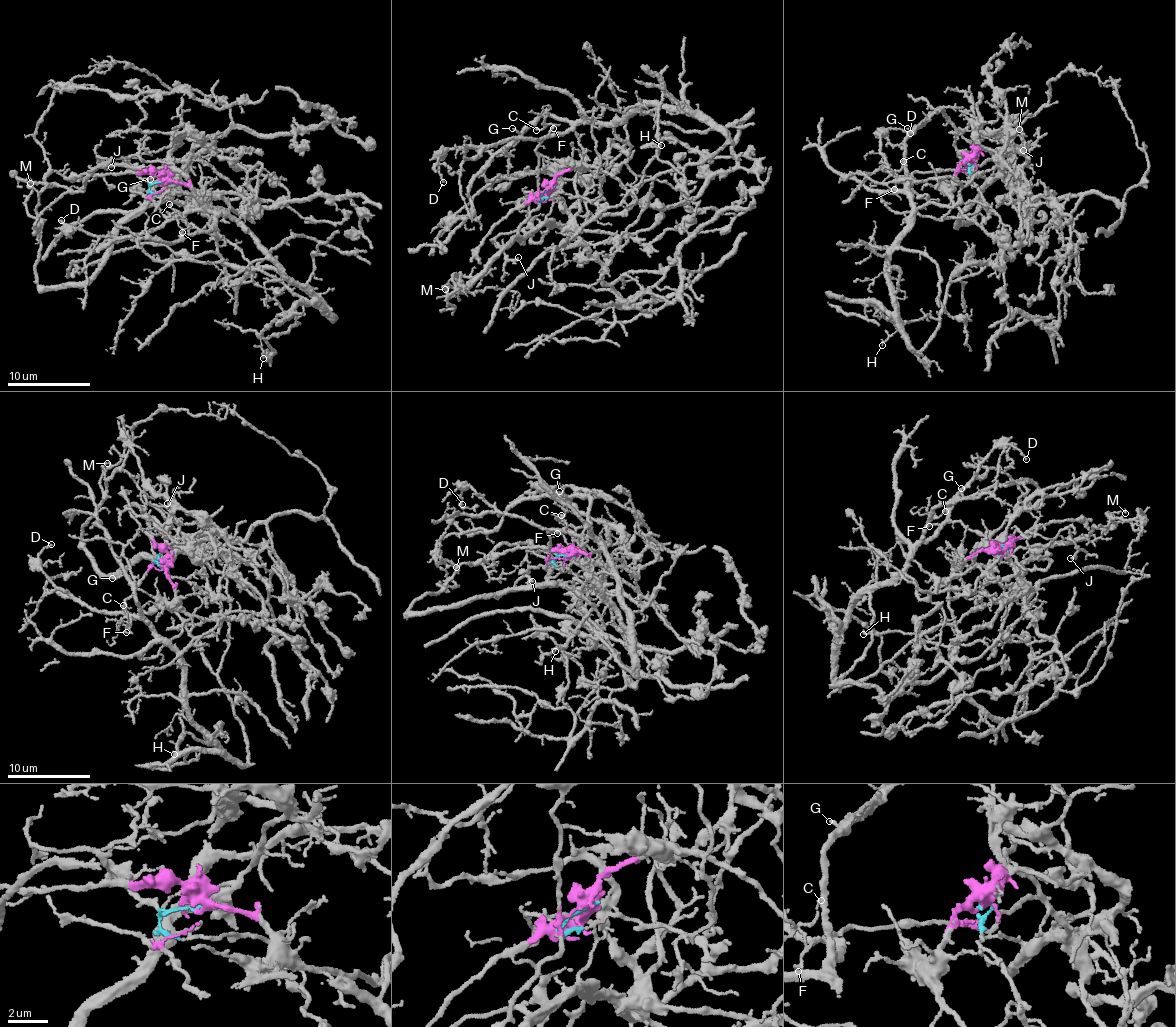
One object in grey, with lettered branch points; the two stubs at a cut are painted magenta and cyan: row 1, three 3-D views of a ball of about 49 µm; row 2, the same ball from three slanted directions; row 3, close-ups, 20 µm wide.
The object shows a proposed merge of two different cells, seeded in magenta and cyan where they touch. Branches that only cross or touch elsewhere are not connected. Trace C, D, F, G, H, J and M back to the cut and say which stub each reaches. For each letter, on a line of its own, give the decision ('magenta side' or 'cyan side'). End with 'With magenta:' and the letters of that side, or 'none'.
C: magenta side
D: magenta side
F: magenta side
G: magenta side
H: magenta side
J: cyan side
M: cyan side
With magenta: C, D, F, G, H

